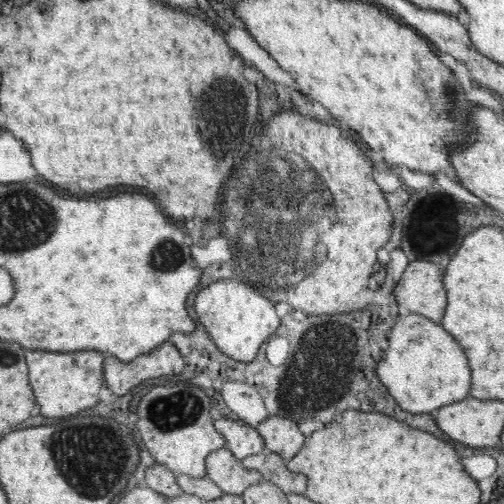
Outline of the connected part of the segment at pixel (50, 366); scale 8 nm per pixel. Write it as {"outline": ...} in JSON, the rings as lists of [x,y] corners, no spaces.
{"outline":[[[26,351],[28,380],[36,396],[37,410],[46,418],[80,414],[99,402],[98,392],[104,386],[104,358],[100,351]]]}

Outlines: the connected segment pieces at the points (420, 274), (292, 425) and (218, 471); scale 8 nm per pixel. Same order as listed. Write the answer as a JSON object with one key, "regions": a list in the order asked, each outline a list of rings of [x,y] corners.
{"regions":[[[[417,260],[410,263],[393,290],[396,300],[412,313],[418,313],[440,325],[446,312],[446,291],[444,291],[443,272],[438,264]]],[[[270,415],[264,422],[260,422],[256,426],[256,430],[262,435],[262,439],[264,439],[266,451],[278,454],[285,462],[292,460],[304,445],[305,436],[298,429],[298,423],[293,421],[292,418],[288,418],[287,415]]],[[[226,448],[215,450],[206,458],[206,473],[223,493],[240,495],[255,483],[263,481],[260,472],[248,471]]]]}

